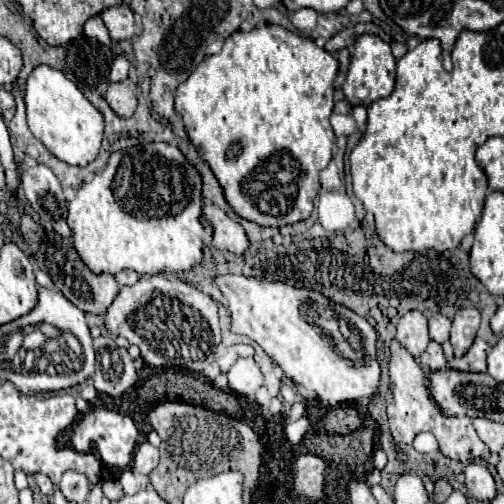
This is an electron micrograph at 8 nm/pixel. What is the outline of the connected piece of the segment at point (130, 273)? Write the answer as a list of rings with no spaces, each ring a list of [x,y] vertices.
[[[123,270],[123,272],[119,272],[119,274],[115,276],[115,280],[117,280],[119,286],[133,286],[139,278],[141,278],[141,276],[139,276],[135,270]]]

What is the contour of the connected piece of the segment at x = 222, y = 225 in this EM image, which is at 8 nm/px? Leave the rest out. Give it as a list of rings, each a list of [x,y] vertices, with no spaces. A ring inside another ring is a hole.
[[[205,198],[203,218],[213,226],[213,246],[219,250],[229,250],[235,254],[243,254],[249,246],[245,230],[241,224],[231,220],[221,208],[217,208],[211,200]]]

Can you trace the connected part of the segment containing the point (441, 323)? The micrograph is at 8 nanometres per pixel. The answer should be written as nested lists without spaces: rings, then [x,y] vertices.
[[[435,314],[429,318],[429,336],[431,340],[443,344],[449,340],[449,328],[451,328],[451,320],[441,316],[441,314]]]

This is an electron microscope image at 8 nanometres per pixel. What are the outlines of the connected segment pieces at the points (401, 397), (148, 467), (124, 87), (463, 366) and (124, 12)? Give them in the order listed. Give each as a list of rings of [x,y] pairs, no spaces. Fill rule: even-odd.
[[[397,342],[391,344],[389,376],[391,376],[389,386],[391,400],[387,402],[387,416],[395,442],[411,444],[415,434],[431,432],[439,442],[439,452],[451,460],[477,462],[479,458],[487,456],[487,446],[479,440],[469,416],[443,416],[443,412],[439,412],[435,400],[431,400],[431,388],[427,388],[427,372]]]
[[[149,442],[137,446],[133,456],[133,470],[139,474],[149,474],[159,464],[159,450]]]
[[[125,78],[117,84],[109,84],[105,92],[105,100],[111,106],[111,110],[121,118],[131,118],[137,108],[137,96],[135,96],[137,84],[131,78]]]
[[[481,338],[473,342],[473,346],[461,358],[453,358],[447,362],[447,368],[455,368],[459,372],[485,372],[487,364],[485,358],[491,352],[491,346],[485,344]]]
[[[121,4],[119,8],[107,8],[101,12],[101,18],[109,30],[111,40],[131,40],[135,36],[135,22],[129,6]]]

